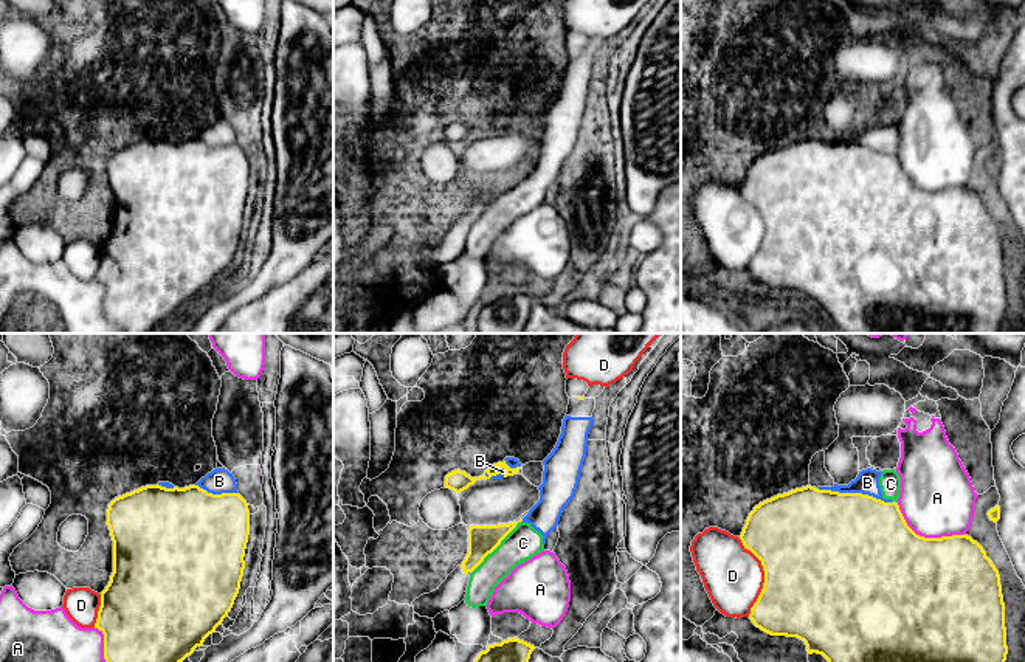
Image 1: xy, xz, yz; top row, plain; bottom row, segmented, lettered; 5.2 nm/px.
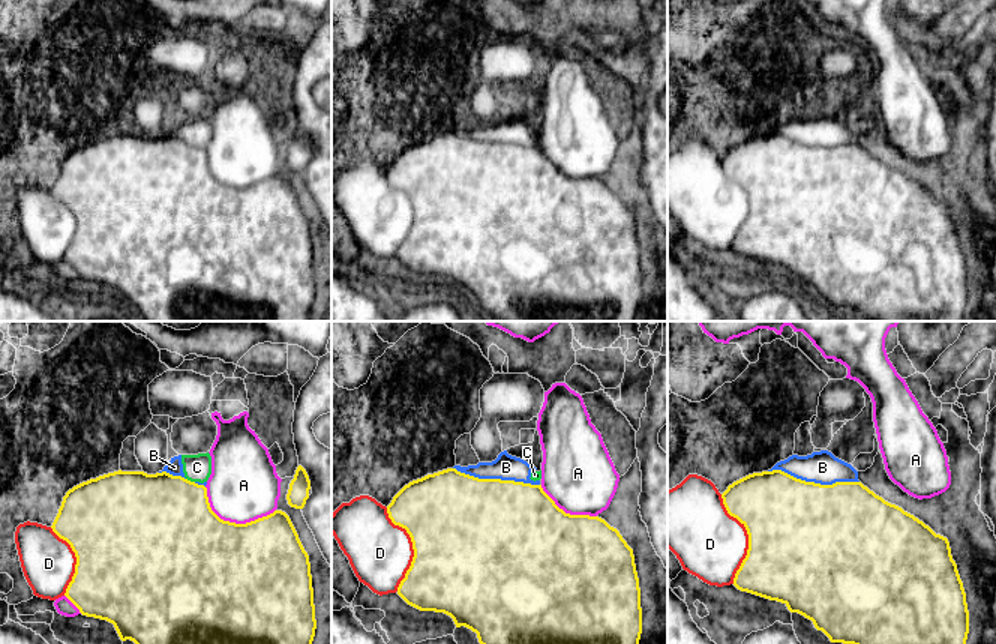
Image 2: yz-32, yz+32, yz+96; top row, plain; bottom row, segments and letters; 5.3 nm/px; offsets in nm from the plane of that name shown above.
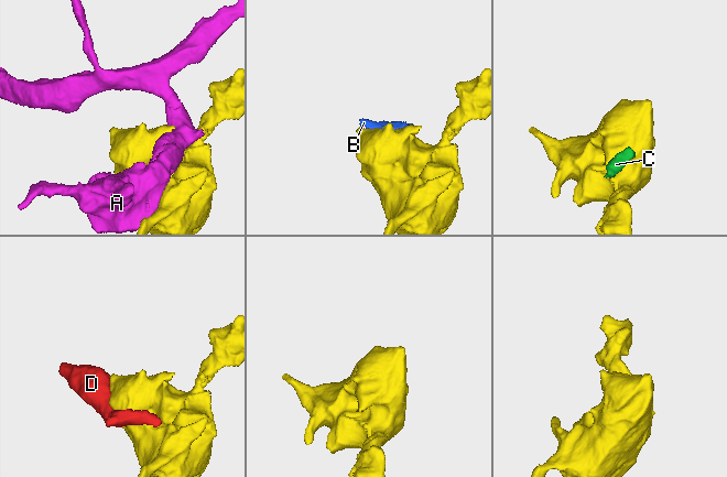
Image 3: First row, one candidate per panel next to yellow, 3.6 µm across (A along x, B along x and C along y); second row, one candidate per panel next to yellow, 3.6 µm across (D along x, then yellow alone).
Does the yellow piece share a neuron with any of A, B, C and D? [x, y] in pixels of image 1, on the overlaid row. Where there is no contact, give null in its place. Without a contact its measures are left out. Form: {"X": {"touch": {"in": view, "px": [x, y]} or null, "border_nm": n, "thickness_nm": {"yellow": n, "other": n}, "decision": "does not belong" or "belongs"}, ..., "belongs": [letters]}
{"A": {"touch": {"in": "yz", "px": [923, 537]}, "border_nm": 400, "thickness_nm": {"yellow": 500, "other": 380}, "decision": "does not belong"}, "B": {"touch": {"in": "yz", "px": [856, 493]}, "border_nm": 400, "thickness_nm": {"yellow": 500, "other": 130}, "decision": "does not belong"}, "C": {"touch": {"in": "xz", "px": [496, 546]}, "border_nm": 380, "thickness_nm": {"yellow": 160, "other": 170}, "decision": "does not belong"}, "D": {"touch": {"in": "yz", "px": [765, 577]}, "border_nm": 420, "thickness_nm": {"yellow": 500, "other": 320}, "decision": "does not belong"}, "belongs": []}

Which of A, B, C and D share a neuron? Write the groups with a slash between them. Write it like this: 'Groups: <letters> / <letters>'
Groups: A / B C / D

